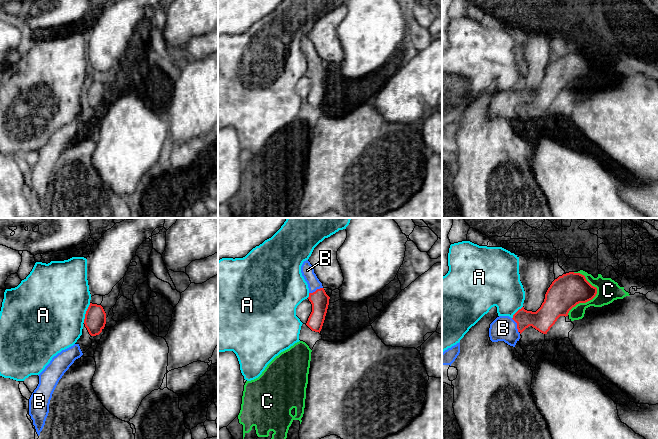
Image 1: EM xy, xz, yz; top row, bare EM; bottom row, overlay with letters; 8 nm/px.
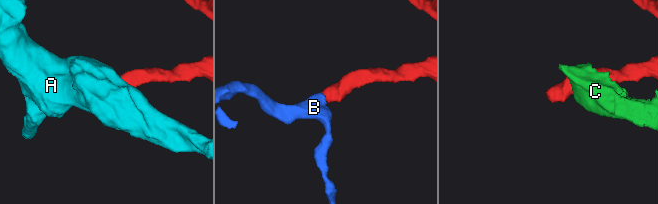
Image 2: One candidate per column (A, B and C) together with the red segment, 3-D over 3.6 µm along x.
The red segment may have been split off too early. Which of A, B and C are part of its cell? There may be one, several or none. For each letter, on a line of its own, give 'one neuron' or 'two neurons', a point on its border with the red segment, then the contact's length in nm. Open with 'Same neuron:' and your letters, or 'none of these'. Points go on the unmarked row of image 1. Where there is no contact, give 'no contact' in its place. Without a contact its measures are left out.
Same neuron: B
A: two neurons; contact xy (86, 89); length 170 nm
B: one neuron; contact yz (517, 102); length 150 nm
C: two neurons; contact yz (593, 73); length 360 nm

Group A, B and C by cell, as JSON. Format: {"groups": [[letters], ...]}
{"groups": [["A"], ["B"], ["C"]]}

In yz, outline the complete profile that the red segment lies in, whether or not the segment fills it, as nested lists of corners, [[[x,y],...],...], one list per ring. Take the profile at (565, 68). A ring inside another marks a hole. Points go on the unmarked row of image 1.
[[[569,48],[555,55],[548,64],[544,78],[536,87],[522,83],[513,93],[499,92],[489,104],[492,118],[504,117],[515,123],[520,110],[529,102],[547,110],[560,92],[568,92],[569,87],[579,79],[592,76],[597,64],[592,62],[580,49]]]

